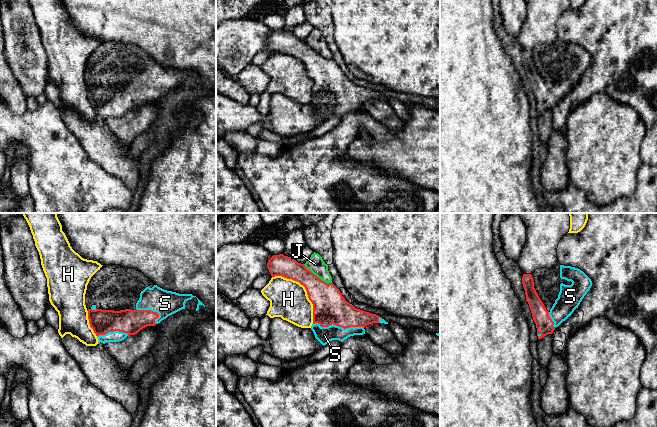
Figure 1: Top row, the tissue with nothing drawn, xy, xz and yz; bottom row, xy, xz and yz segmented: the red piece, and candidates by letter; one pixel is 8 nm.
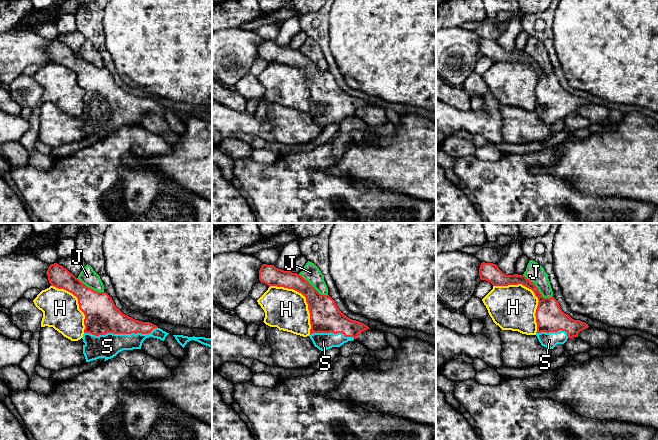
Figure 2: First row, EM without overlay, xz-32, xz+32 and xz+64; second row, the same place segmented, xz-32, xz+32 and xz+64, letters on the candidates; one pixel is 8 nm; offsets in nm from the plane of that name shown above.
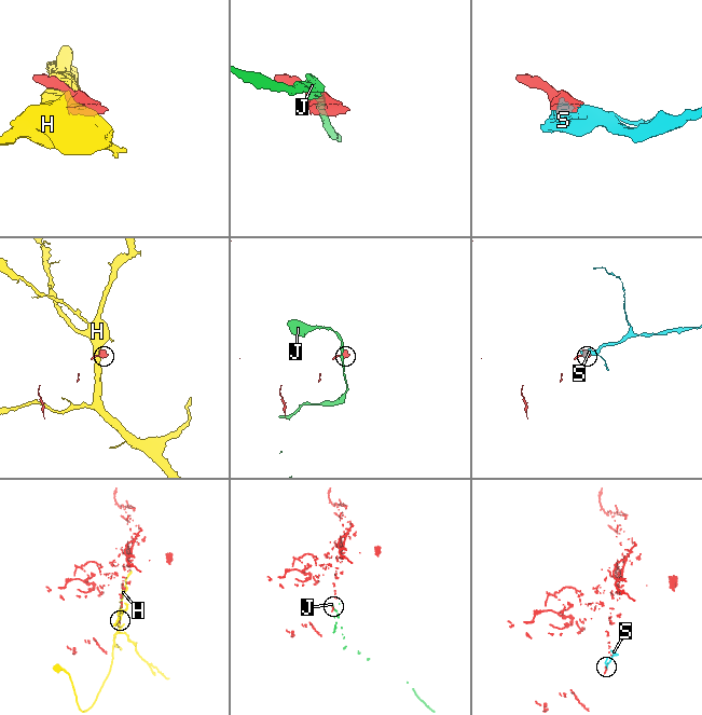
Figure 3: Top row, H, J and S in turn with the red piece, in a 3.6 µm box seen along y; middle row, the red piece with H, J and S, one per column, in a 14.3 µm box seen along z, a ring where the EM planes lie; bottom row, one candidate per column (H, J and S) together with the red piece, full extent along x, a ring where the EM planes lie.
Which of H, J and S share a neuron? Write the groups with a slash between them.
H / J / S

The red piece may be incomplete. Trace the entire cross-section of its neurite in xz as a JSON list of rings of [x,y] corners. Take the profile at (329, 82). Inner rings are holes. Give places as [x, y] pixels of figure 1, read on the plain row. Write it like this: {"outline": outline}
{"outline": [[[283,30],[273,31],[267,39],[267,44],[272,53],[282,52],[292,55],[303,61],[309,76],[313,80],[313,100],[311,106],[315,114],[324,122],[332,116],[343,118],[350,112],[365,110],[364,103],[373,99],[388,100],[376,90],[355,84],[342,72],[340,66],[333,59],[326,59],[309,47],[304,40],[298,39],[293,33]]]}

